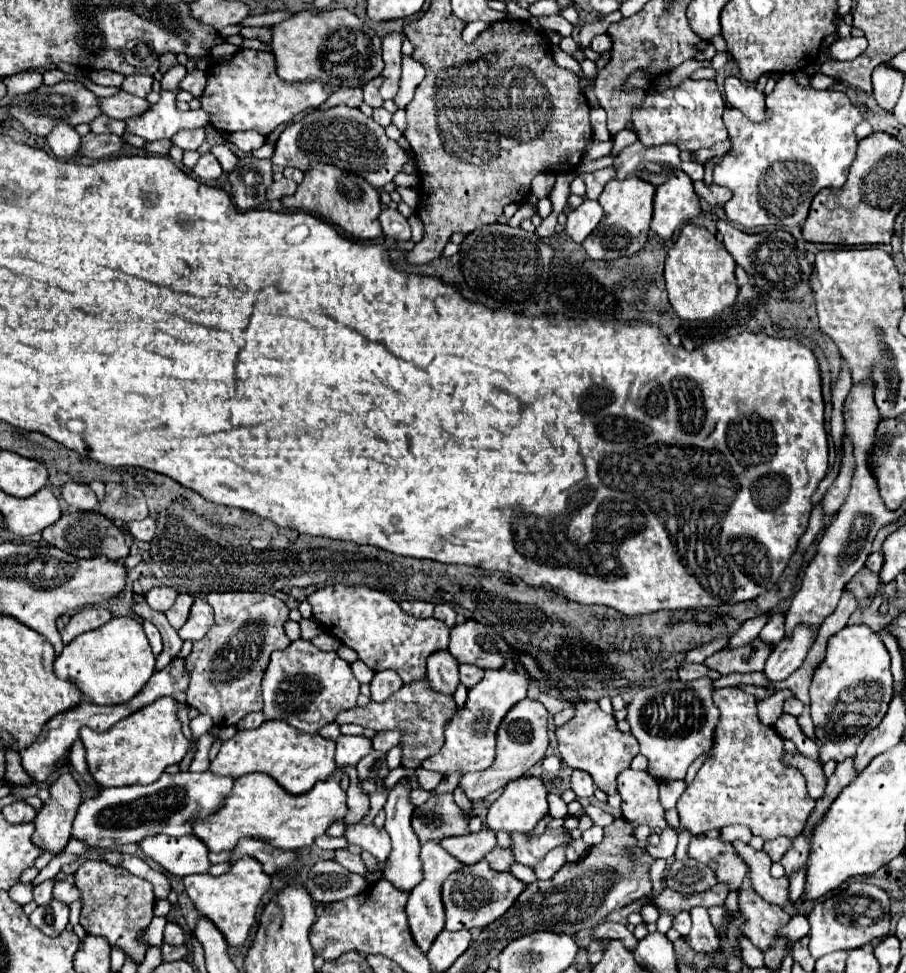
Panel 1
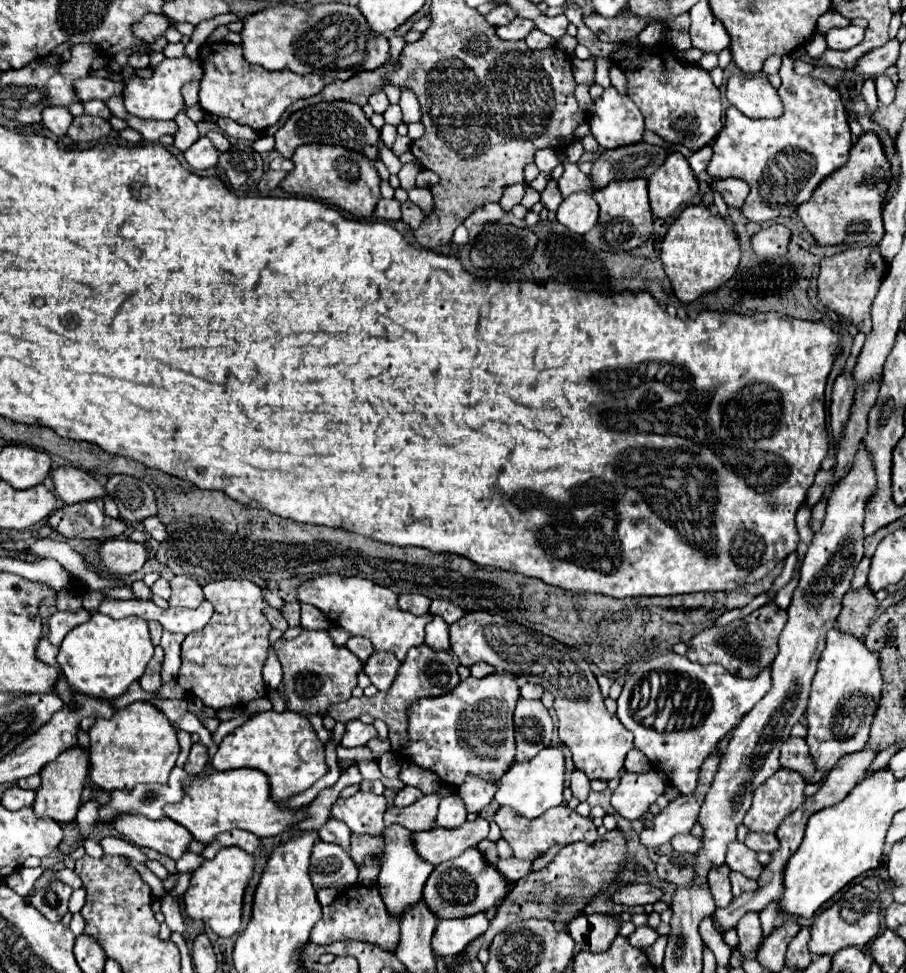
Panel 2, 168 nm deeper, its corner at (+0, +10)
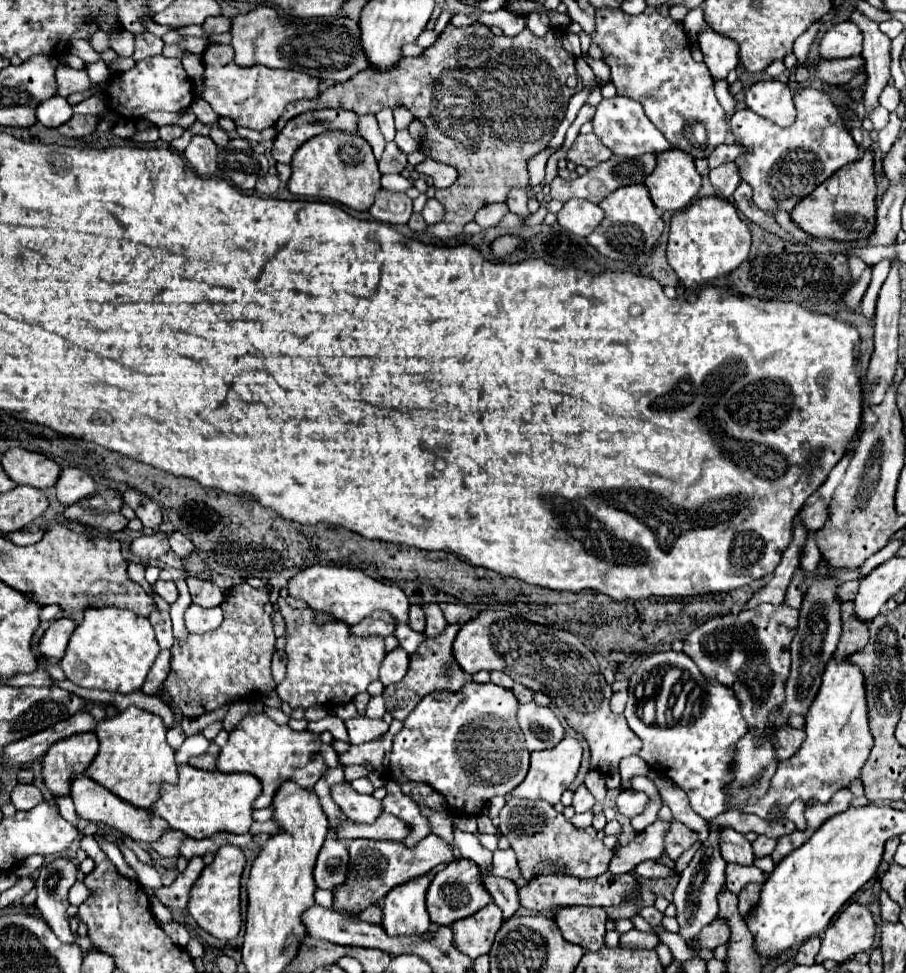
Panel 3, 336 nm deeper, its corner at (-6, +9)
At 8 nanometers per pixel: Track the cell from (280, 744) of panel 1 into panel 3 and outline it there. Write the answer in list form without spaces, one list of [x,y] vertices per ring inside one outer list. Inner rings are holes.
[[[248,714],[230,732],[228,744],[220,750],[216,760],[216,768],[220,772],[248,772],[260,778],[262,796],[256,798],[254,808],[266,808],[284,782],[292,780],[302,788],[312,788],[322,778],[322,770],[326,770],[328,764],[320,754],[320,746],[320,736],[310,730],[294,732],[290,726],[280,726],[264,714]]]

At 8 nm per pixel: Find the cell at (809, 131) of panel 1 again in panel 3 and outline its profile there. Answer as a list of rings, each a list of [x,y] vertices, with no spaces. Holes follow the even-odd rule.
[[[798,86],[794,90],[794,104],[798,116],[796,122],[786,128],[780,128],[752,110],[736,110],[730,118],[734,142],[746,150],[742,158],[736,158],[740,178],[752,186],[756,206],[768,214],[776,214],[778,210],[792,212],[816,186],[860,156],[858,144],[846,130],[836,104],[824,90]]]

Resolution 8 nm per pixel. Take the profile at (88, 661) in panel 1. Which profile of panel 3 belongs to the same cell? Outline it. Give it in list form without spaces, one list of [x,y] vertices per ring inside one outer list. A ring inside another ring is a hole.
[[[90,608],[84,612],[82,622],[76,626],[60,666],[66,678],[78,686],[130,694],[142,688],[158,652],[160,646],[154,638],[154,630],[148,618],[130,610]]]

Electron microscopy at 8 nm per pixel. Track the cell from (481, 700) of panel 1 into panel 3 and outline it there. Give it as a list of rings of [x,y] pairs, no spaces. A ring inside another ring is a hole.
[[[466,682],[458,692],[432,692],[404,720],[404,728],[394,736],[388,776],[398,784],[408,780],[428,782],[448,802],[448,810],[454,816],[480,814],[484,804],[494,796],[506,796],[518,786],[528,772],[528,750],[518,726],[518,698],[510,688],[498,684],[476,684]]]

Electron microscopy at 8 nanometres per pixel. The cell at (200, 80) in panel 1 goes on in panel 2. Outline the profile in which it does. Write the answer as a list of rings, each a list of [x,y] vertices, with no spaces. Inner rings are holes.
[[[188,57],[180,59],[164,59],[156,67],[152,67],[152,75],[142,79],[142,77],[126,77],[124,79],[124,105],[130,115],[144,117],[144,119],[174,119],[182,109],[184,109],[184,99],[180,95],[180,89],[186,81],[190,79],[200,79],[202,69],[200,63],[190,61]]]

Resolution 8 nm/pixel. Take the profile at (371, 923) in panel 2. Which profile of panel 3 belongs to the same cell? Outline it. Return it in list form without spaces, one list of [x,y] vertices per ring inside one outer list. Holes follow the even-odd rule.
[[[368,906],[368,910],[362,910],[362,914],[350,914],[352,918],[358,918],[362,922],[370,924],[382,924],[382,908],[380,906]]]

